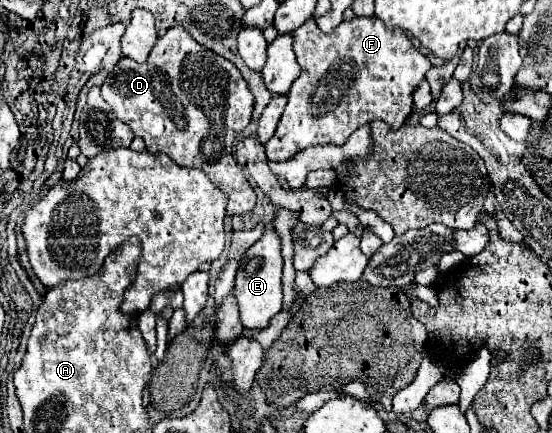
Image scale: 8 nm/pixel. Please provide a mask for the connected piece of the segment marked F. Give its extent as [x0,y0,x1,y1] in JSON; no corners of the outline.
[265,16,431,162]

